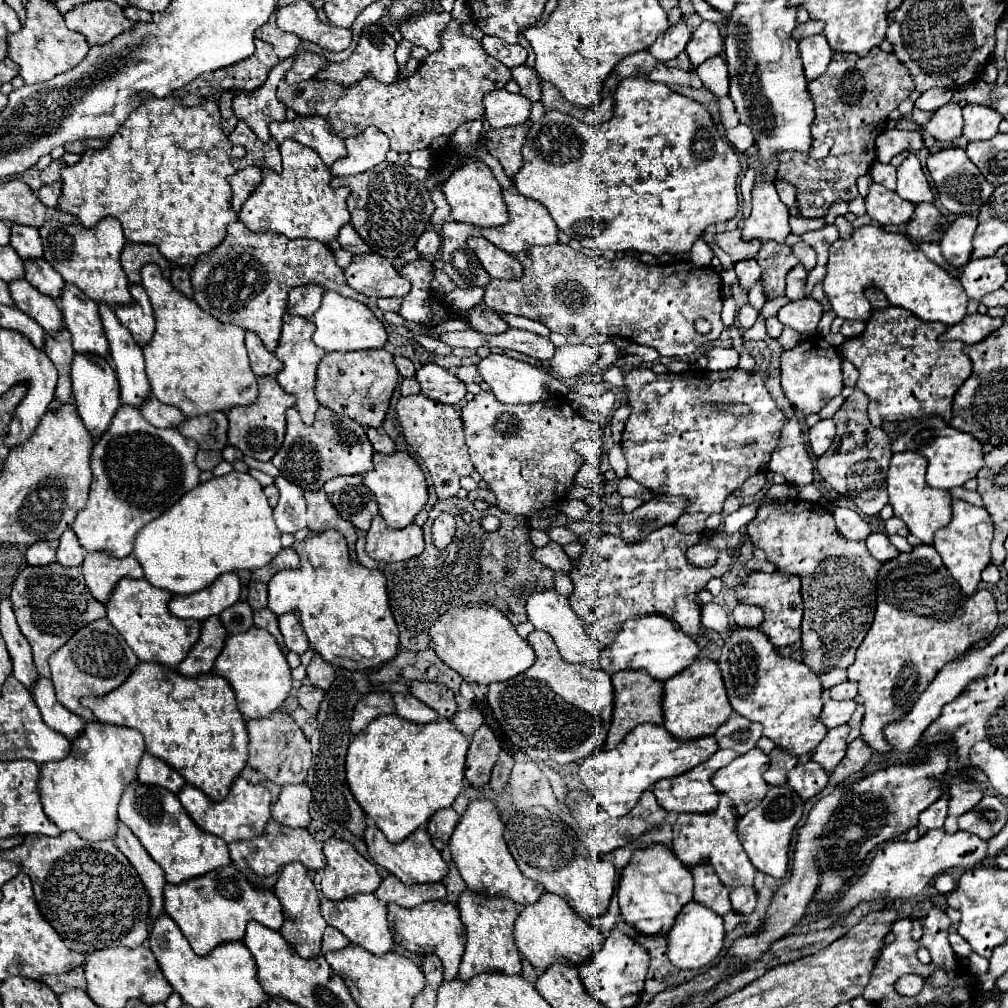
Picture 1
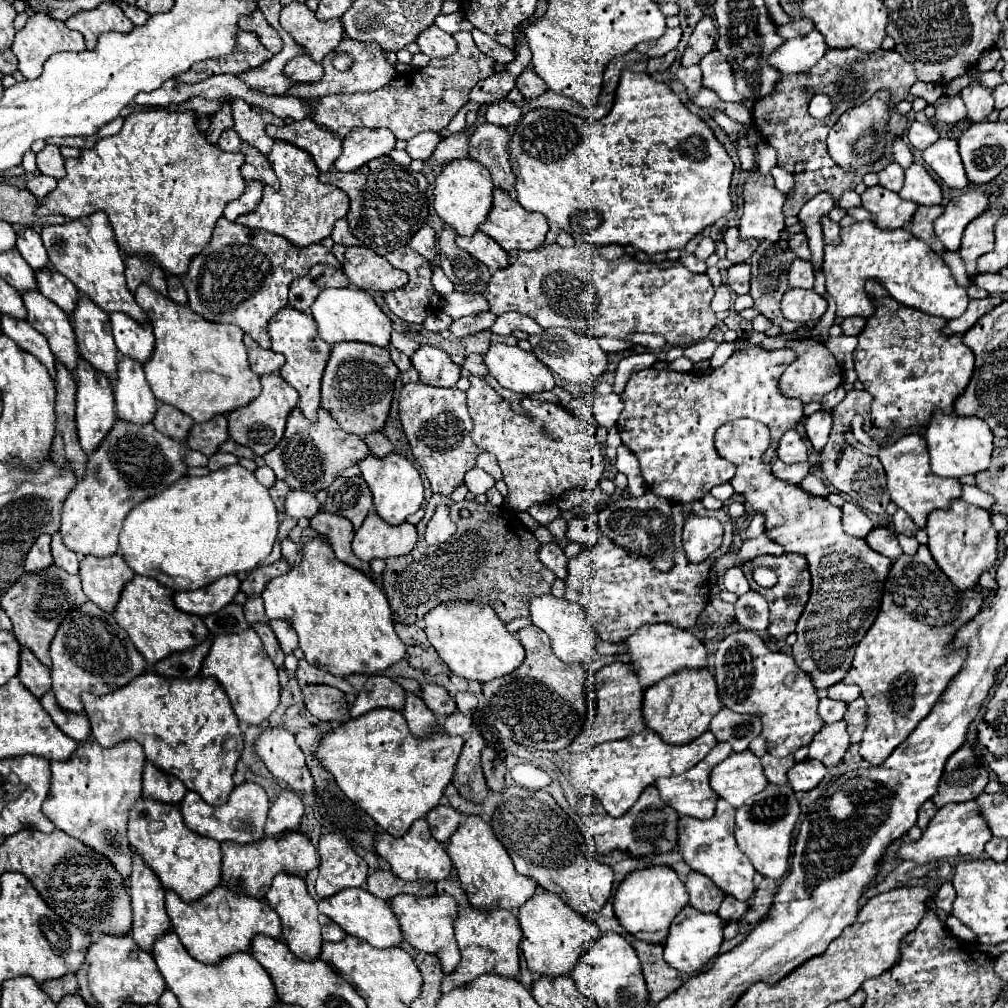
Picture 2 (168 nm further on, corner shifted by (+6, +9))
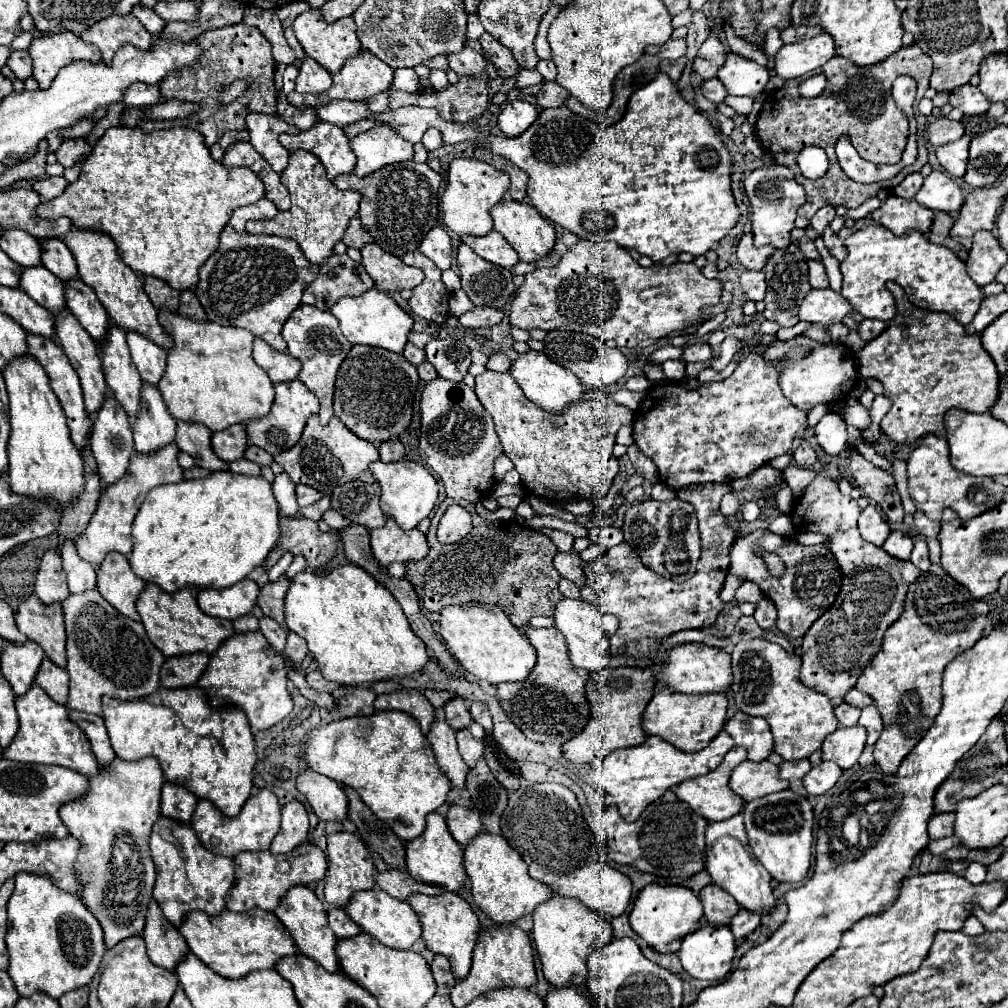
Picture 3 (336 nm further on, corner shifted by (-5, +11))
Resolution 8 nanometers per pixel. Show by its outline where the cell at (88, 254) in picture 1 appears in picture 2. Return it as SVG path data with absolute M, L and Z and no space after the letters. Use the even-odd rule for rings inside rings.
M95 212L91 216L79 218L79 220L69 220L59 226L45 226L41 230L41 240L47 248L49 264L65 274L79 292L87 294L101 306L105 312L125 312L137 322L149 322L147 314L139 308L135 302L135 296L129 292L123 276L123 256L119 246L115 244L115 234L113 228L109 226L109 218L105 212Z

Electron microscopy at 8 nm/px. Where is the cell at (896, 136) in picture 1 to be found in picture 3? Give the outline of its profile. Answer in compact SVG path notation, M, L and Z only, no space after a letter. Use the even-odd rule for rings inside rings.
M938 118L936 122L932 122L928 126L928 142L932 146L942 146L942 144L948 144L948 142L954 142L958 138L964 136L964 126L962 122L954 122L954 120L948 120L948 118Z

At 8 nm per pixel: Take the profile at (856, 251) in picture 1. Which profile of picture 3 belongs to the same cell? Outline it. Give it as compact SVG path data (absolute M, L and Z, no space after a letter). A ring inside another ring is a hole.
M872 224L848 236L844 240L844 246L848 250L848 258L840 264L844 276L842 296L864 318L892 320L892 316L896 316L894 296L886 288L888 280L900 284L906 290L910 302L916 306L924 310L946 312L964 326L972 322L974 314L980 308L984 294L968 276L966 264L952 250L932 244L924 234L916 230L894 236L888 228Z

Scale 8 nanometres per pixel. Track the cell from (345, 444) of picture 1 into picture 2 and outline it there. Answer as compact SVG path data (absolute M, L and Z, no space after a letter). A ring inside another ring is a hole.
M293 408L287 418L287 428L281 442L267 452L265 464L275 472L275 476L287 482L291 488L319 492L327 488L339 476L359 476L357 462L369 456L369 448L361 436L349 434L341 430L341 426L331 418L331 414L323 408L317 410L319 420L309 422L299 408Z

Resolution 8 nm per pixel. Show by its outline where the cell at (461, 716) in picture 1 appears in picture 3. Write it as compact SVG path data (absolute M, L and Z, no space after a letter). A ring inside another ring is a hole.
M468 728L458 730L458 732L456 732L456 740L458 740L458 750L460 750L464 762L466 762L470 768L474 768L476 762L478 762L478 758L480 758L482 752L484 752L484 742L472 738L472 734L470 734Z

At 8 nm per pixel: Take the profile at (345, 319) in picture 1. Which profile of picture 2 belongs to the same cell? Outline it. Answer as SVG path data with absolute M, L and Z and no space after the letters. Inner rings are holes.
M325 288L311 306L311 314L317 322L317 332L329 344L353 340L375 346L387 346L391 336L391 320L381 312L375 300L359 288Z

